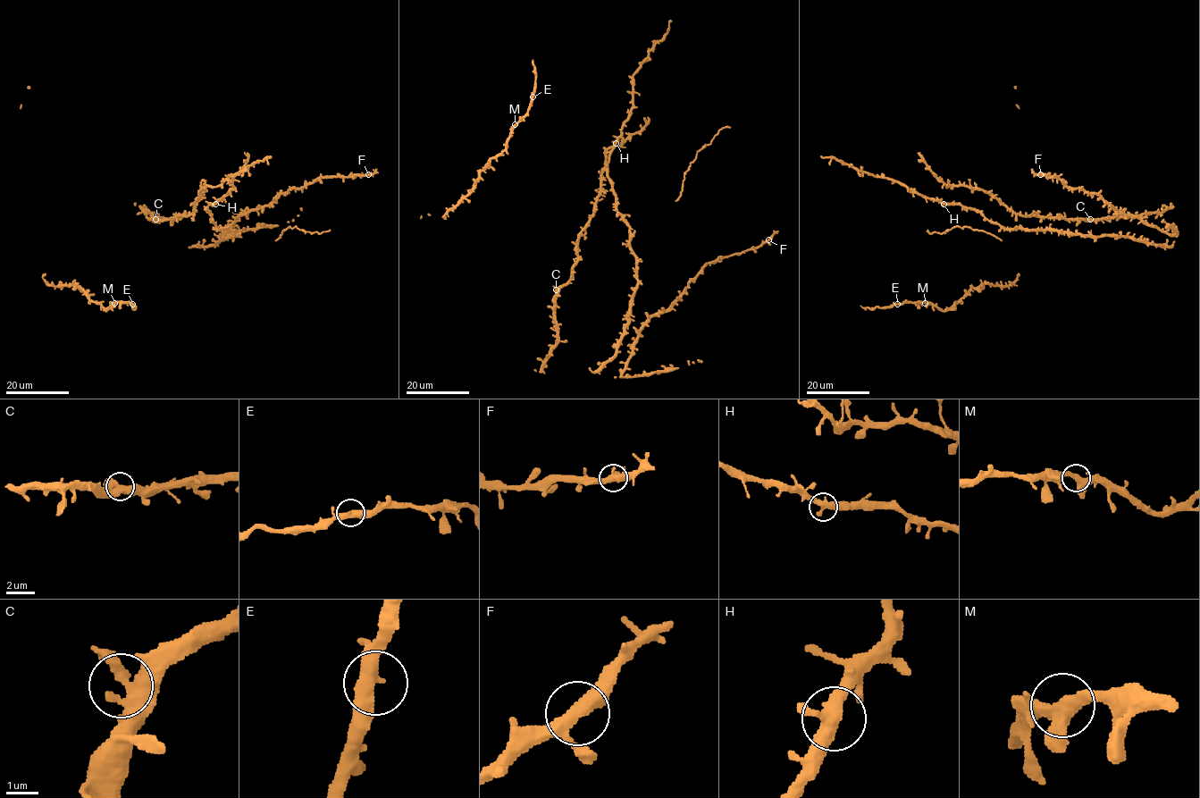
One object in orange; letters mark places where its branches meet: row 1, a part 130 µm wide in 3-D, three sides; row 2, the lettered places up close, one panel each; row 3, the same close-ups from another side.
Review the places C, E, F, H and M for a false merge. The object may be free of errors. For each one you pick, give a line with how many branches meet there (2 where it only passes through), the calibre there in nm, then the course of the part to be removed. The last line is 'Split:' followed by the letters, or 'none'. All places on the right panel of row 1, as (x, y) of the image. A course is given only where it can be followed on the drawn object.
Split: none

